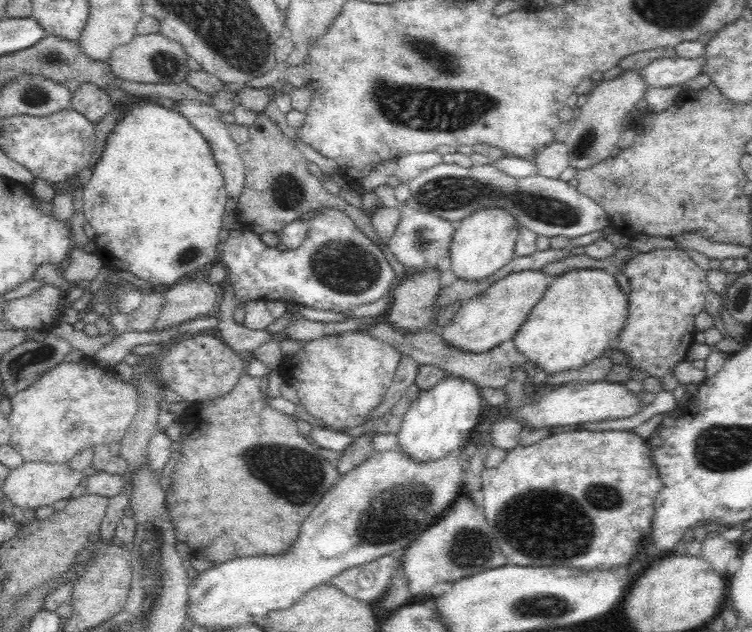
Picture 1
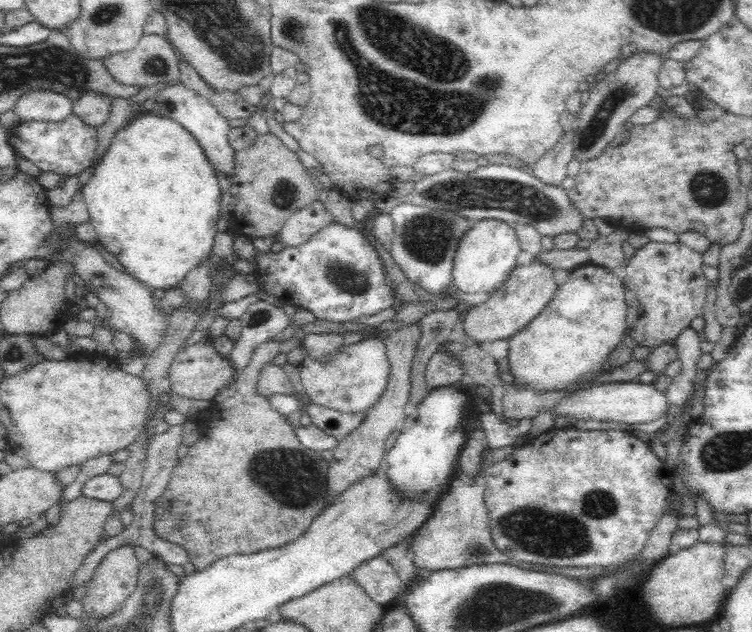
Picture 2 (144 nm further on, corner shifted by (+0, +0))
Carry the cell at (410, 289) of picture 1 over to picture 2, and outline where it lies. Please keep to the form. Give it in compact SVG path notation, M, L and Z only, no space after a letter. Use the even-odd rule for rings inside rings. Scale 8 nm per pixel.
M418 324L400 326L398 330L388 332L384 336L384 342L386 342L386 352L388 352L388 360L390 360L388 386L386 386L384 394L380 396L380 400L372 408L364 410L362 424L354 432L350 432L344 442L338 444L334 436L328 436L324 430L320 430L316 426L296 426L296 438L300 440L302 446L316 450L316 452L332 450L334 460L330 462L330 470L328 470L326 508L336 504L336 500L340 496L344 496L344 492L348 492L348 488L354 488L356 484L376 476L384 456L388 454L386 440L390 438L392 432L400 430L408 418L404 414L404 406L410 402L410 386L412 386L410 376L412 376L412 362L416 358L416 350L418 350L418 342L420 342L420 326Z

